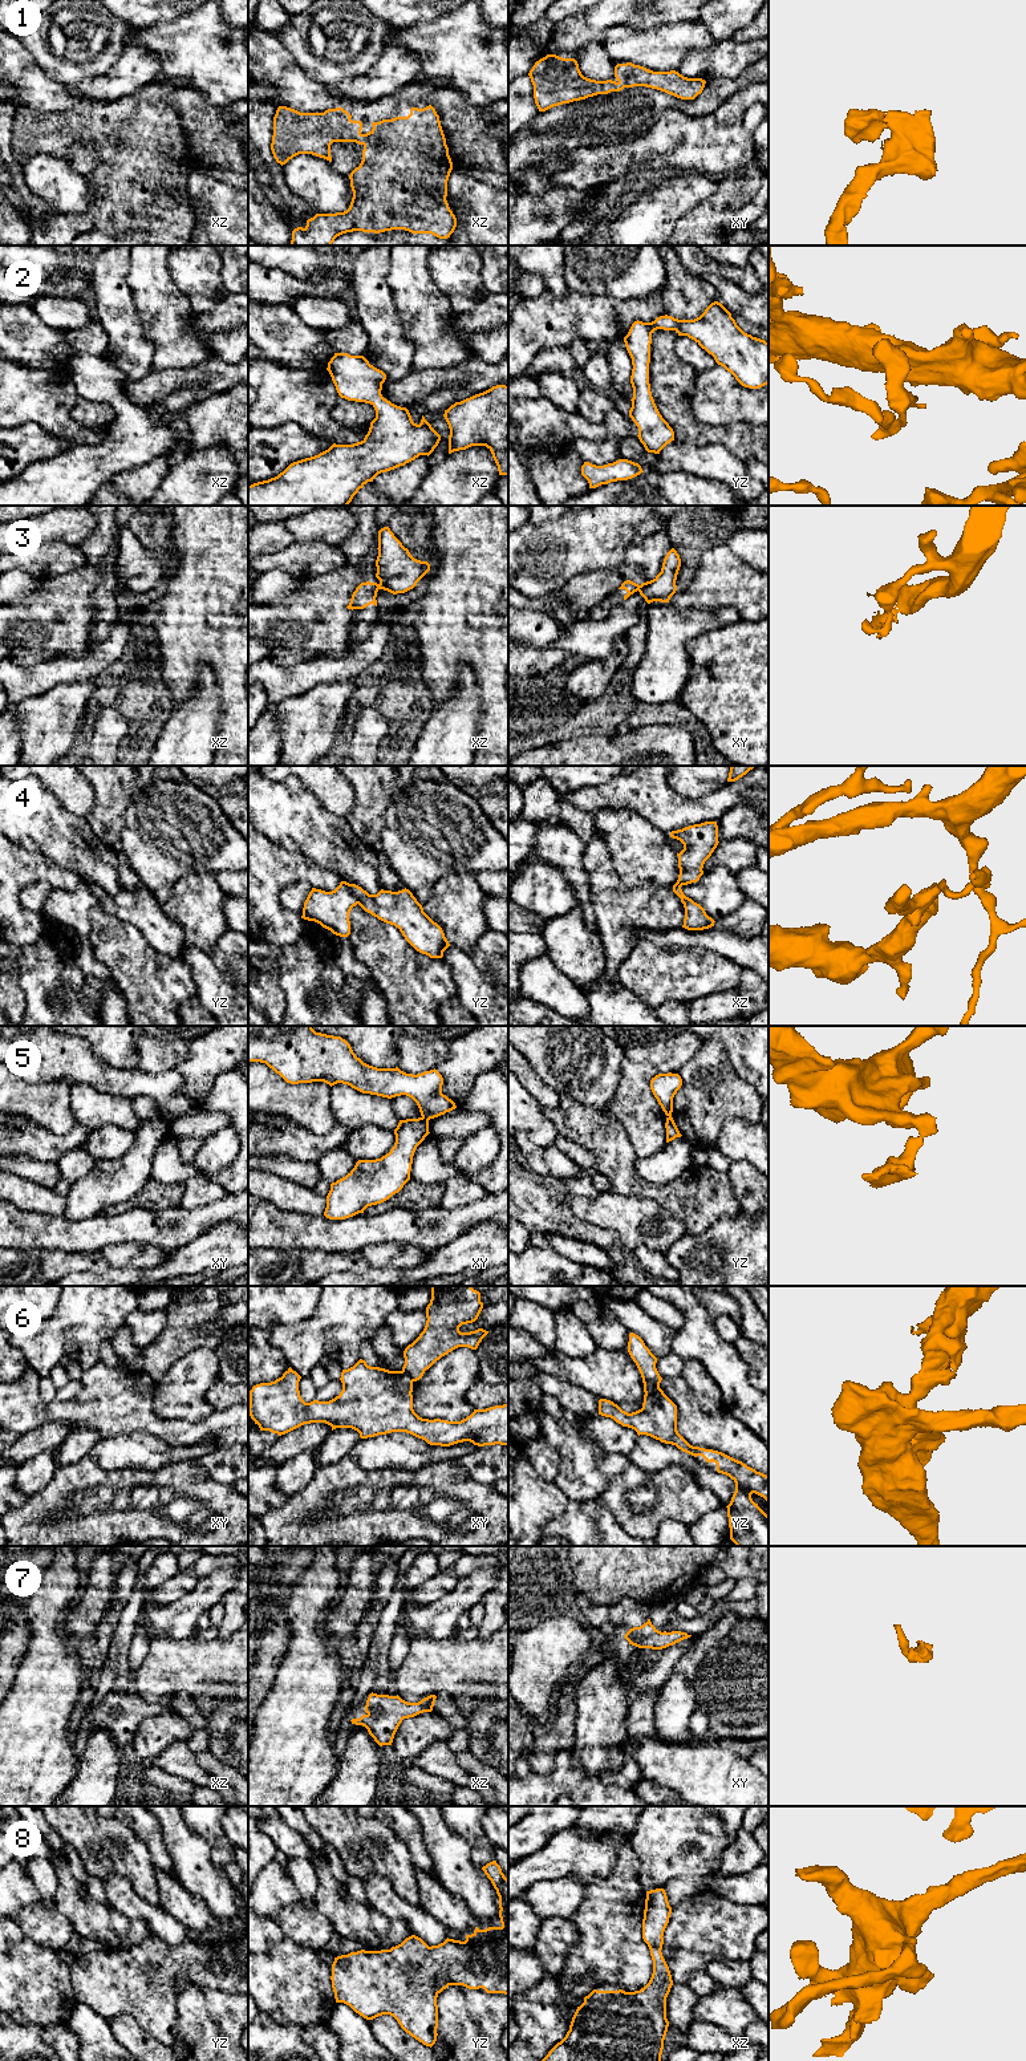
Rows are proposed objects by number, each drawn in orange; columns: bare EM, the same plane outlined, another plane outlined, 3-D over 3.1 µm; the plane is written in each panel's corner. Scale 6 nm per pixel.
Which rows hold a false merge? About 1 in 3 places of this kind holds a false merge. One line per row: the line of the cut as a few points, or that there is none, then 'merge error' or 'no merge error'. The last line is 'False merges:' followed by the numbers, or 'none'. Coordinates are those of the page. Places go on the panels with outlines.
1: no cut | no merge error
2: no cut | no merge error
3: xz (378, 584), (380, 588) | merge error
4: no cut | no merge error
5: xy (422, 1116), (428, 1120) | merge error
6: yz (643, 1378), (659, 1384) | merge error
7: no cut | no merge error
8: no cut | no merge error
False merges: 3, 5, 6

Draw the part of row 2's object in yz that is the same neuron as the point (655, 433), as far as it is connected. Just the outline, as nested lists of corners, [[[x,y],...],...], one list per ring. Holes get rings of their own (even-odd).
[[[718,301],[694,320],[665,315],[652,322],[634,321],[624,337],[633,365],[629,417],[638,427],[637,437],[645,450],[654,454],[674,441],[674,431],[660,414],[649,384],[652,333],[657,329],[676,330],[694,340],[745,388],[759,389],[769,384],[769,342],[745,333]]]

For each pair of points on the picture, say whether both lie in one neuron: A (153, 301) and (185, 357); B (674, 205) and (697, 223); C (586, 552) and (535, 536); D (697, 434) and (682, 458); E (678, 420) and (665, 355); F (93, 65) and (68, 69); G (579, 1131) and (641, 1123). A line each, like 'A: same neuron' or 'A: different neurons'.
A: same neuron
B: different neurons
C: same neuron
D: different neurons
E: same neuron
F: same neuron
G: different neurons

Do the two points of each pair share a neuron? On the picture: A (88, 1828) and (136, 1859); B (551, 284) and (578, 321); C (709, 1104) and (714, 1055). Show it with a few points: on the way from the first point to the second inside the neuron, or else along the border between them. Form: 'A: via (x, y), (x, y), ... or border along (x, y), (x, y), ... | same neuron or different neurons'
A: via (98, 1840), (120, 1861), (124, 1861) | same neuron
B: border along (546, 288), (559, 299), (568, 292) | different neurons
C: via (708, 1092), (713, 1067) | same neuron

